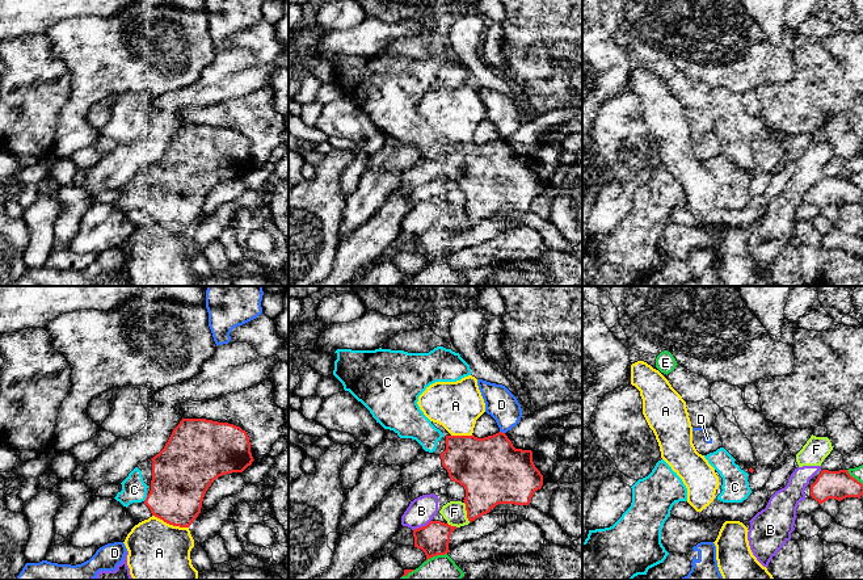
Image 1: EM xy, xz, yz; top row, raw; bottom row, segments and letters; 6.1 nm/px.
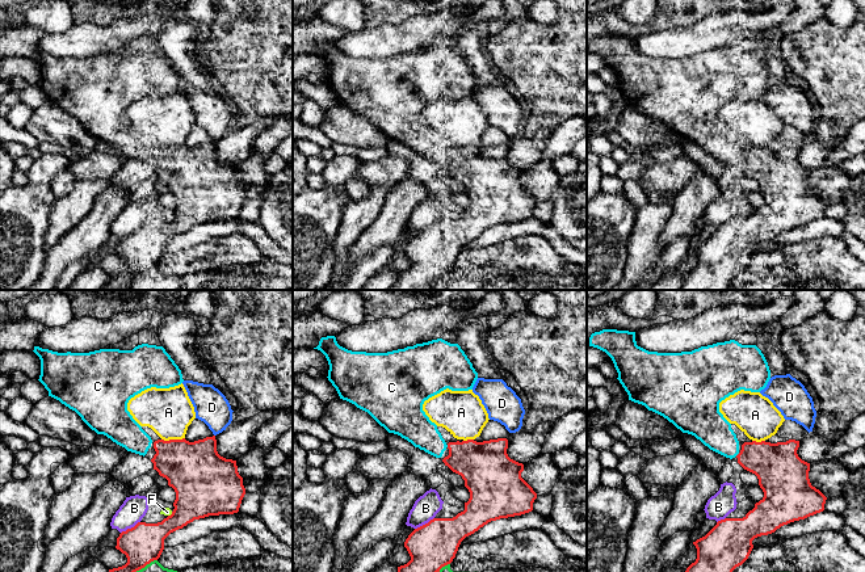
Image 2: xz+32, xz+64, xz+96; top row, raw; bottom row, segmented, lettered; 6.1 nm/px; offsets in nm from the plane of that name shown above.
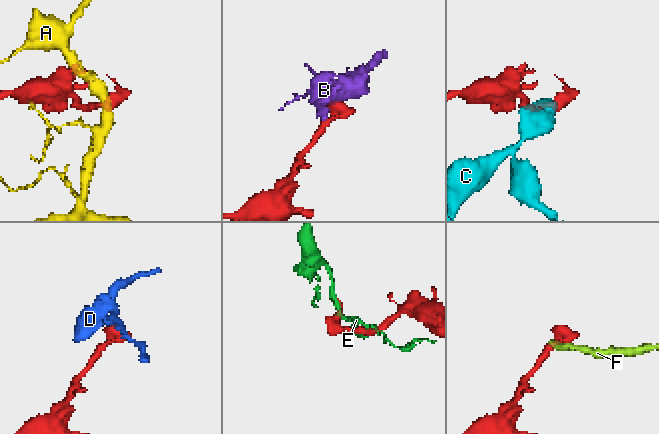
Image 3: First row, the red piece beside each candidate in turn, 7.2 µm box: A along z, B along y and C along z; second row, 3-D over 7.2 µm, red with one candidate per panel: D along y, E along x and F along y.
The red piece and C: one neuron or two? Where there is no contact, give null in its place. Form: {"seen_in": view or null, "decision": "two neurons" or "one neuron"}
{"seen_in": "xy", "decision": "one neuron"}

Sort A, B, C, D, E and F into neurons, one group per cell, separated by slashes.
A / B F / C / D / E

